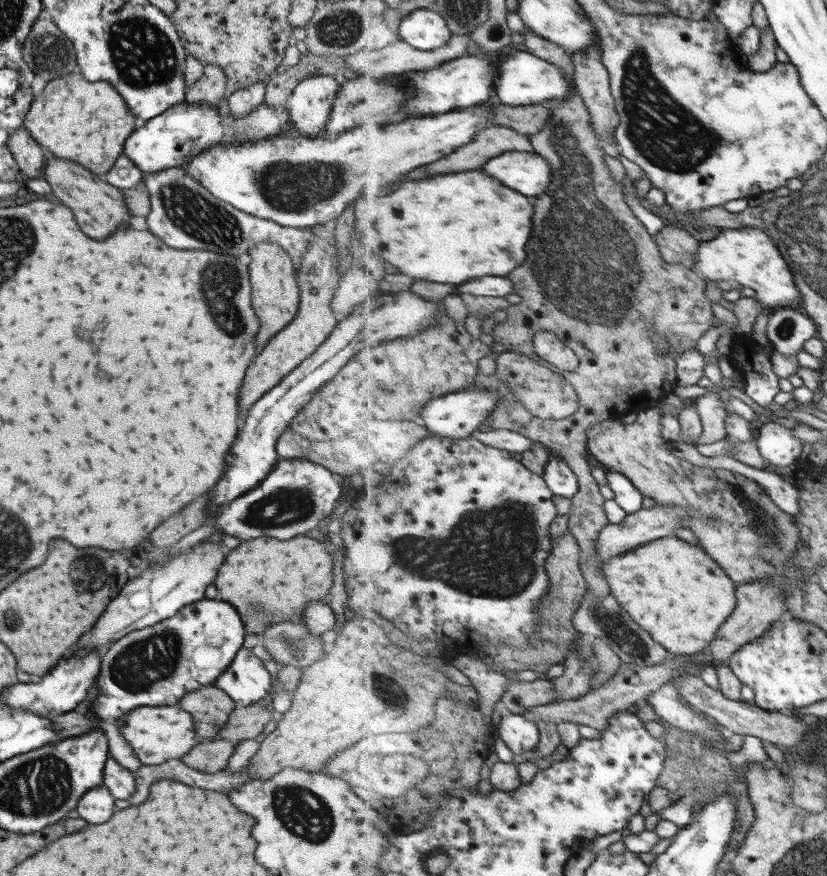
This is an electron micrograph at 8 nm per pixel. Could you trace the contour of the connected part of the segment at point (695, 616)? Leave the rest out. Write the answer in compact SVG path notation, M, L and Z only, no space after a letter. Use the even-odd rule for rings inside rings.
M674 535L617 556L612 562L604 563L602 569L614 592L612 595L618 596L634 620L642 624L660 644L664 644L672 656L696 655L711 648L723 624L728 622L739 607L739 584L714 558L700 544L690 544Z

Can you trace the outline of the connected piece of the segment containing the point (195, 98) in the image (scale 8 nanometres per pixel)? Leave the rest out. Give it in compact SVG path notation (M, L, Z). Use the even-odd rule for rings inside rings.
M206 65L200 78L188 87L185 94L185 101L188 103L208 103L219 107L224 99L226 88L226 75L216 65Z

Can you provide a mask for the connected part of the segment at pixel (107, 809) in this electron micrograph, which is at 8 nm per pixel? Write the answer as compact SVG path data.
M97 786L80 797L76 810L84 820L100 824L114 814L114 798L107 787Z

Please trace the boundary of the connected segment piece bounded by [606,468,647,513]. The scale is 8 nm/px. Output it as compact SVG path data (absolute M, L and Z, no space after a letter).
M606 469L609 484L615 492L615 500L628 513L636 513L645 508L647 496L635 485L631 477L613 469Z

